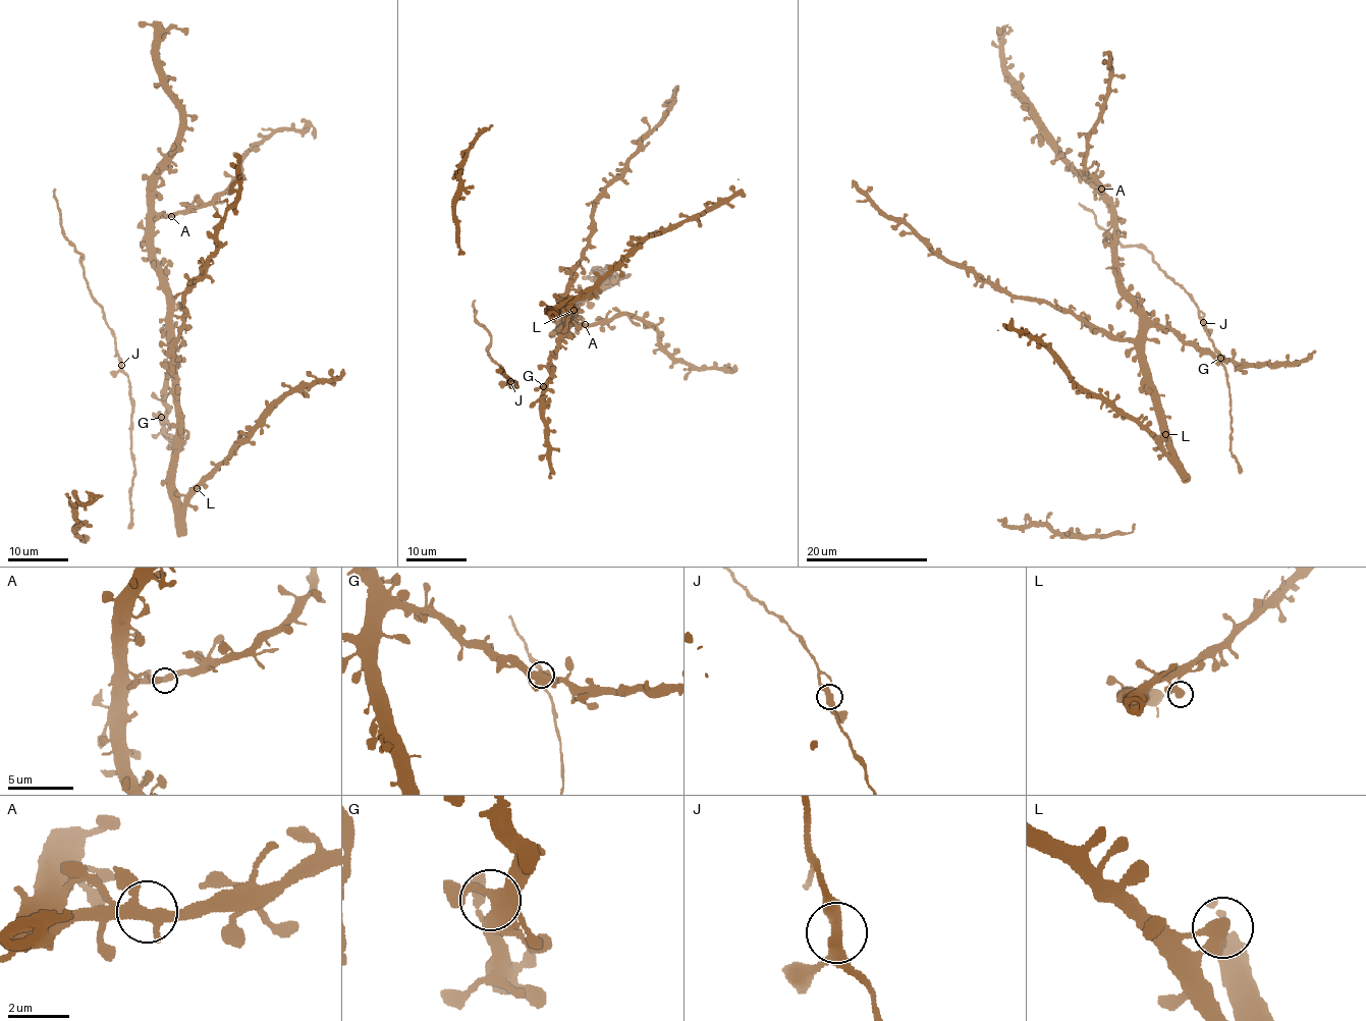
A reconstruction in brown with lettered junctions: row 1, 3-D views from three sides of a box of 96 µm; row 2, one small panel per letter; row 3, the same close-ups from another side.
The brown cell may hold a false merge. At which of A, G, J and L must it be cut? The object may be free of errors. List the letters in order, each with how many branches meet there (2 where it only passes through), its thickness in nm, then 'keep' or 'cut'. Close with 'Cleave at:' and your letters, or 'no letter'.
A: 3 branches meet; 360 nm thick; keep
G: 3 branches meet; 400 nm thick; keep
J: 3 branches meet; 360 nm thick; keep
L: 3 branches meet; 320 nm thick; keep
Cleave at: no letter

